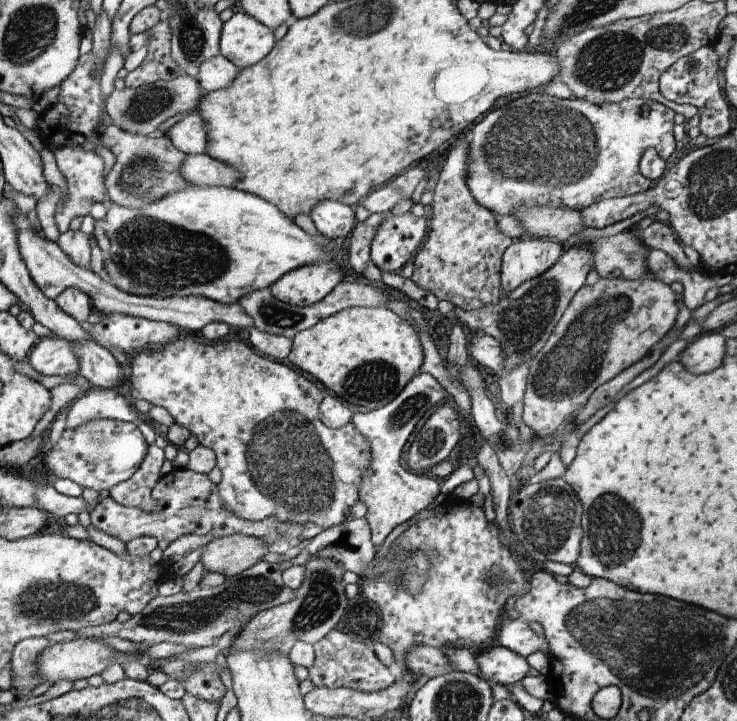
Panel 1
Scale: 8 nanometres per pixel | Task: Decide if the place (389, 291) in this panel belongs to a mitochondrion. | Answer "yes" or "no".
no

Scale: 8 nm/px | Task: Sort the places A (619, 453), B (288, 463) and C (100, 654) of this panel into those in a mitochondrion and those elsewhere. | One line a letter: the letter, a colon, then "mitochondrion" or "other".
A: other
B: mitochondrion
C: other

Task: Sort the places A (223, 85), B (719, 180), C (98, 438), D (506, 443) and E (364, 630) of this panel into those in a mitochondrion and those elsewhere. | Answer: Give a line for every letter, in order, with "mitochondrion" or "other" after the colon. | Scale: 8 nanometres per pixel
A: other
B: mitochondrion
C: mitochondrion
D: mitochondrion
E: other

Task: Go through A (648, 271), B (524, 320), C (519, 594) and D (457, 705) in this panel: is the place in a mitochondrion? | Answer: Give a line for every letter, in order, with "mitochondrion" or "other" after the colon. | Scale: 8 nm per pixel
A: other
B: mitochondrion
C: other
D: mitochondrion

